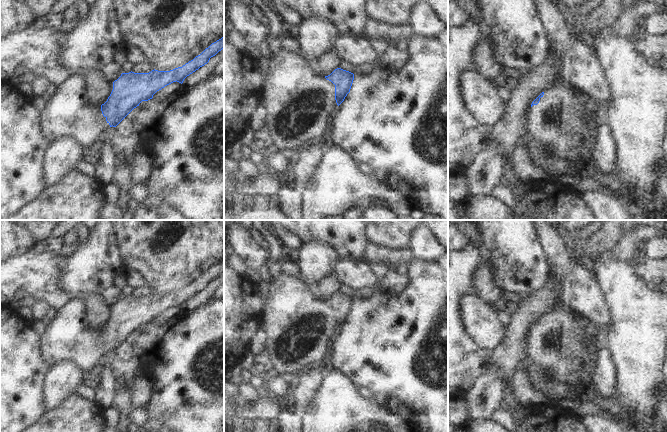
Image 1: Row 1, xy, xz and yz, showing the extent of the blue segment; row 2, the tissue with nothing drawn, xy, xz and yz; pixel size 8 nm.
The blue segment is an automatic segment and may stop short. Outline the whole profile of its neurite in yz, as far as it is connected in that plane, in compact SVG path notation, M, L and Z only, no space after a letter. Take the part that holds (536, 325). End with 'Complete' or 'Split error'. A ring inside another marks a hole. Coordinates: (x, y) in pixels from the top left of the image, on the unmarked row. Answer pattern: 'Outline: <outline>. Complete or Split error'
Outline: M562 307L542 316L531 328L527 357L538 370L577 388L592 381L596 361L585 343L586 322Z. Split error

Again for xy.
Outline: M224 261L212 267L200 279L189 285L182 291L170 295L152 294L149 297L122 297L113 306L113 314L107 325L100 331L96 330L89 321L88 309L85 301L81 298L68 303L64 308L57 311L54 320L47 326L42 339L43 357L53 368L57 363L73 362L79 365L84 372L96 368L99 361L109 352L116 351L134 332L139 330L142 325L148 325L153 319L165 310L179 306L207 288L211 281L224 273Z. Split error

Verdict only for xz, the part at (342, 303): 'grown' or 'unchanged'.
grown

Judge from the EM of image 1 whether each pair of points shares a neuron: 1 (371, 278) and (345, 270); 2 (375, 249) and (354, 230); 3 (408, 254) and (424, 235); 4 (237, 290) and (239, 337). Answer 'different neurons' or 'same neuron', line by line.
1: same neuron
2: different neurons
3: different neurons
4: same neuron

